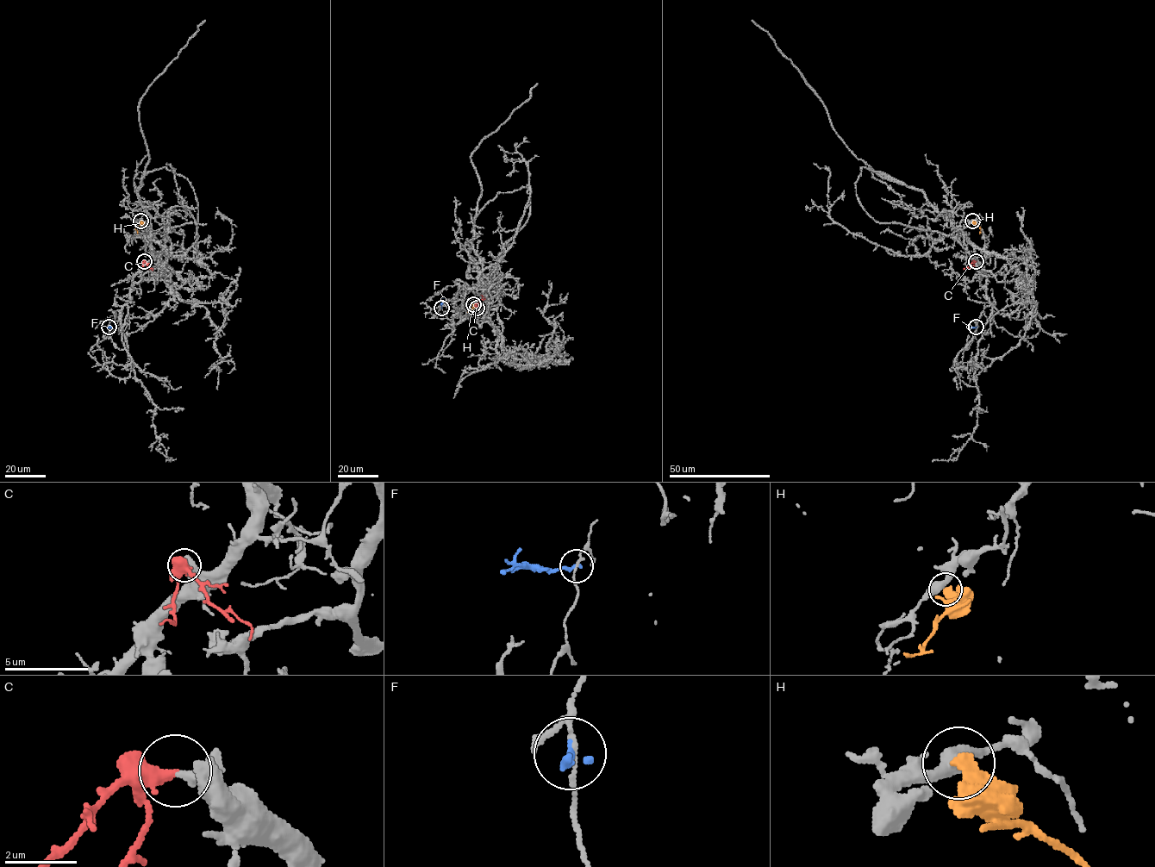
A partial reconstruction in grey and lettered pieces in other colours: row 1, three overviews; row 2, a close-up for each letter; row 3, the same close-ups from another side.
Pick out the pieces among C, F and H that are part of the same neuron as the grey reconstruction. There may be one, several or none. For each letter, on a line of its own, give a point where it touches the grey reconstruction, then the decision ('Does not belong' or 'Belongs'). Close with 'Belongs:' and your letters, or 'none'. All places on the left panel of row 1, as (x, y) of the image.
C: Touches grey at (144, 261). Belongs
F: Touches grey at (109, 327). Does not belong
H: Touches grey at (140, 221). Does not belong
Belongs: C

